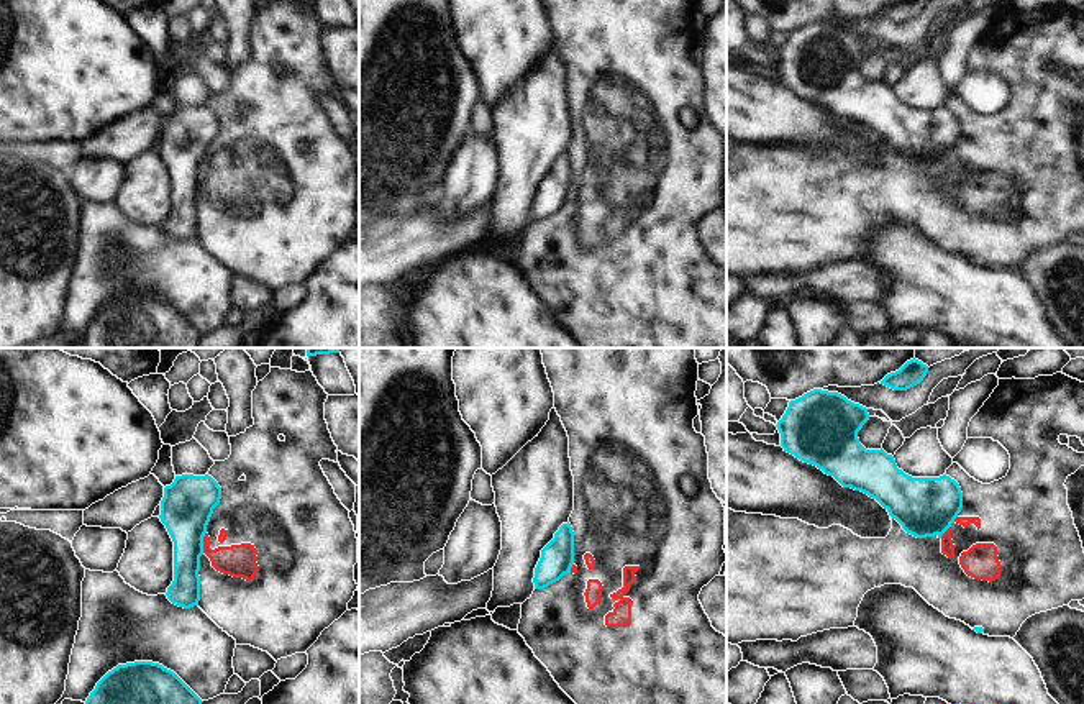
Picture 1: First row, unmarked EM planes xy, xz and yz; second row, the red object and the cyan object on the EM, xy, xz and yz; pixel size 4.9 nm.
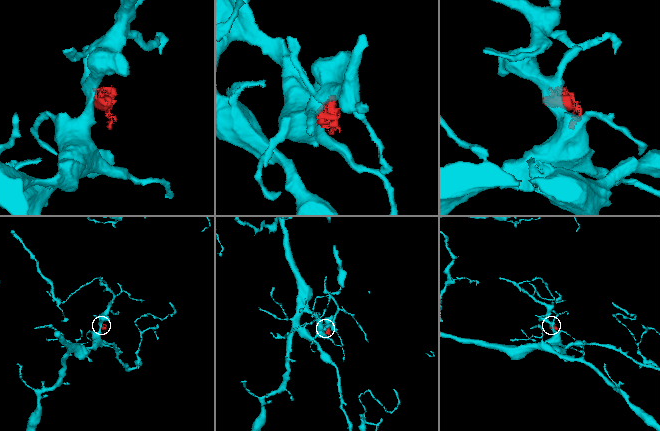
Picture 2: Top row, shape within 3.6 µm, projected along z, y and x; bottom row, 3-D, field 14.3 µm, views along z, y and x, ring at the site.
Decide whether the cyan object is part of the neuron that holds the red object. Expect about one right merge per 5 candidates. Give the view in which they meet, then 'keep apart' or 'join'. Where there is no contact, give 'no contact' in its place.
meets red in xy; keep apart

